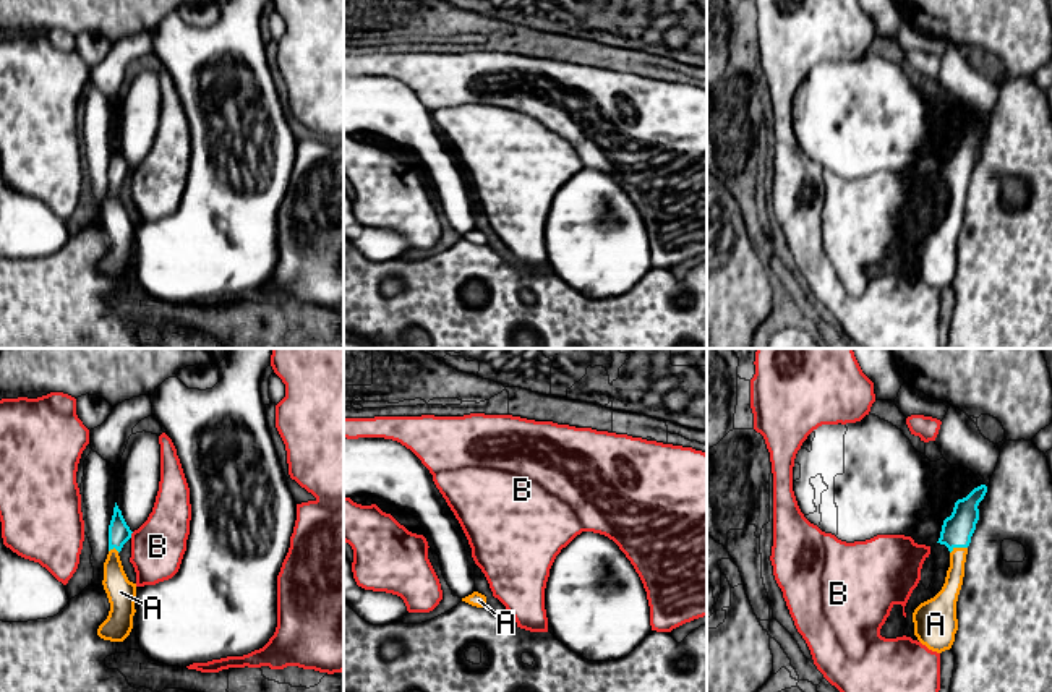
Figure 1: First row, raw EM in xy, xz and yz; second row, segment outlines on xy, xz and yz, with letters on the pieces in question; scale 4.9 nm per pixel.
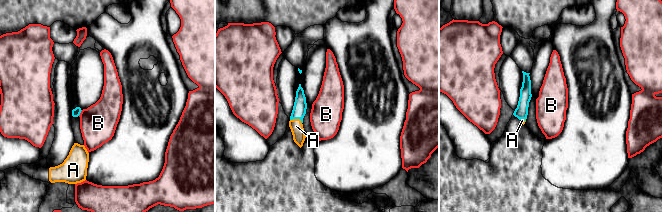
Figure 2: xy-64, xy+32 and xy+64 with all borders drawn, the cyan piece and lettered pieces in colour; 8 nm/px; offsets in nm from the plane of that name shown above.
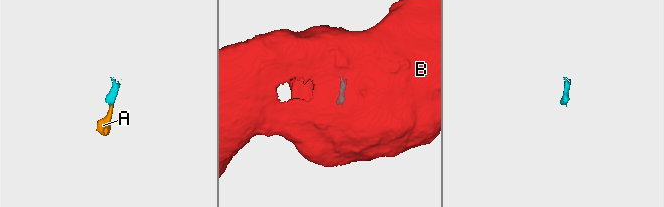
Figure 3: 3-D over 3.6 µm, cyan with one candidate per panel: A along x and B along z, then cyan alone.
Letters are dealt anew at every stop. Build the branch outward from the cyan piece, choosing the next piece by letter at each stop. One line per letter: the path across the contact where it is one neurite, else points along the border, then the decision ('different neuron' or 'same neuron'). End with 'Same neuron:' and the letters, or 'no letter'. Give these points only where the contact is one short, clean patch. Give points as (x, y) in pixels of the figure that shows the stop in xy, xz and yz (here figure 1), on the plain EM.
A: runs through yz (957, 167), (958, 183), (957, 208), (949, 232); same neuron
B: border along xy (133, 169), (130, 174); different neuron
Same neuron: A

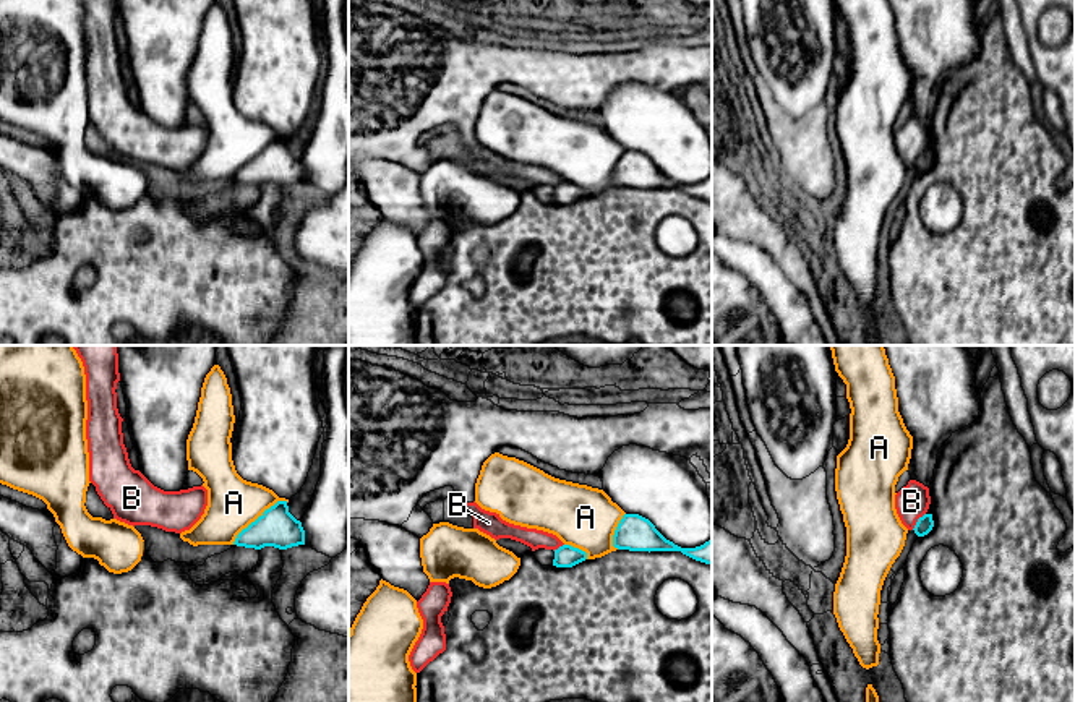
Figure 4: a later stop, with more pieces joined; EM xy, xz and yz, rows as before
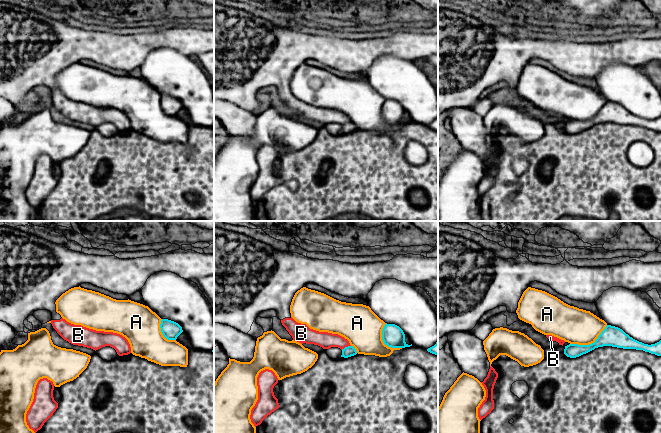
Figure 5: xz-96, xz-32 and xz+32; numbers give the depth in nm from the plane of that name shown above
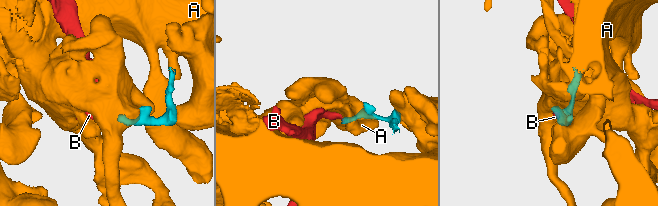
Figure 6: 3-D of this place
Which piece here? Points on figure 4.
A: different neuron
B: border along yz (925, 149), (912, 166); different neuron
Same neuron: no letter

